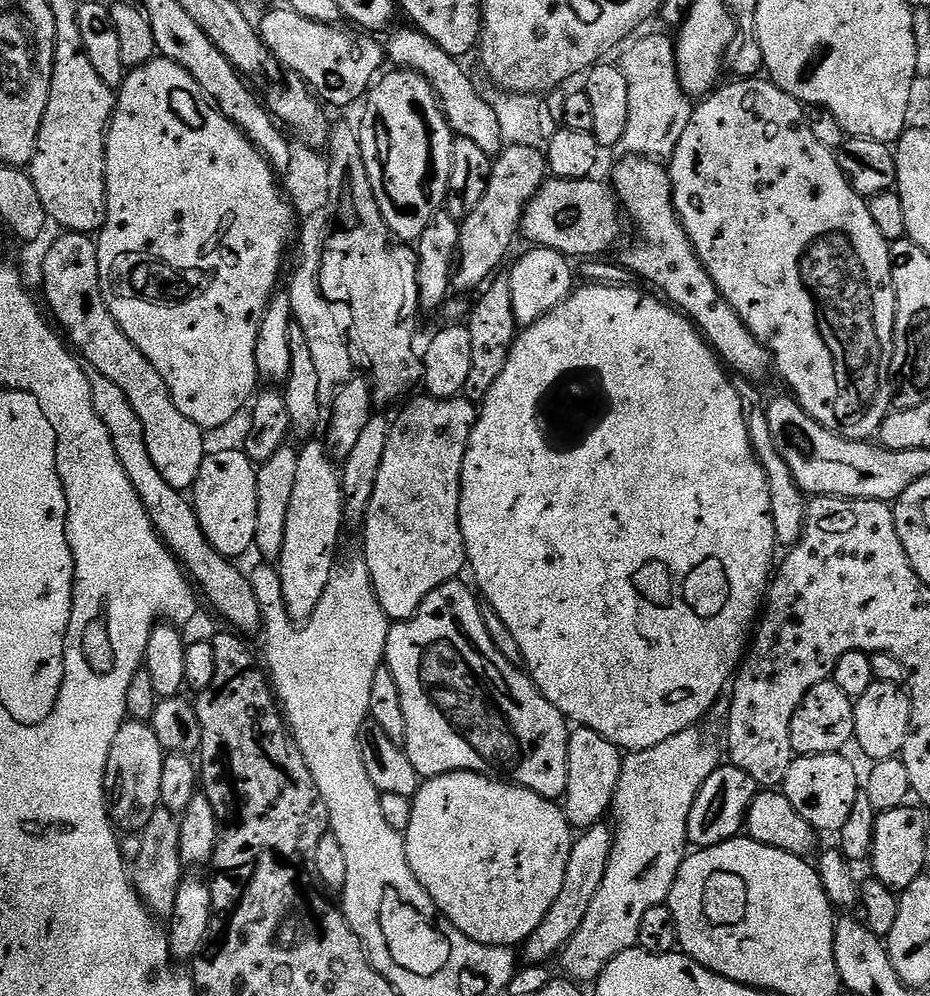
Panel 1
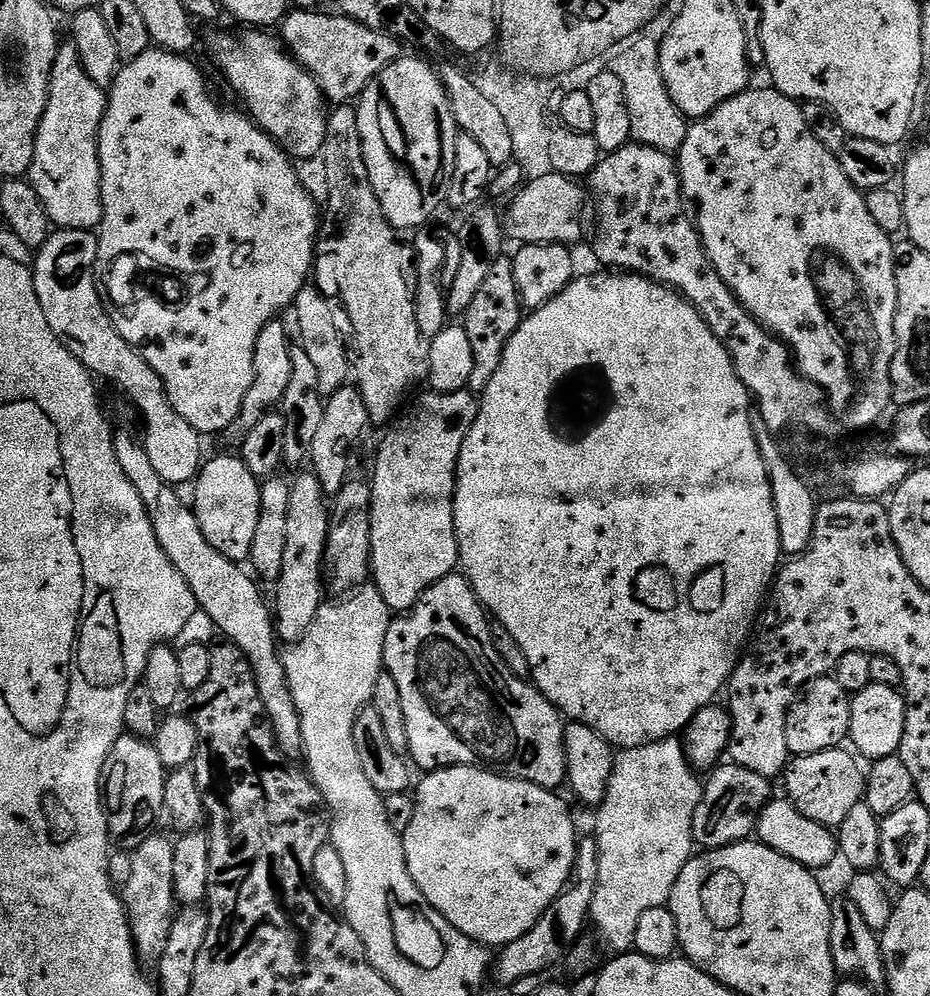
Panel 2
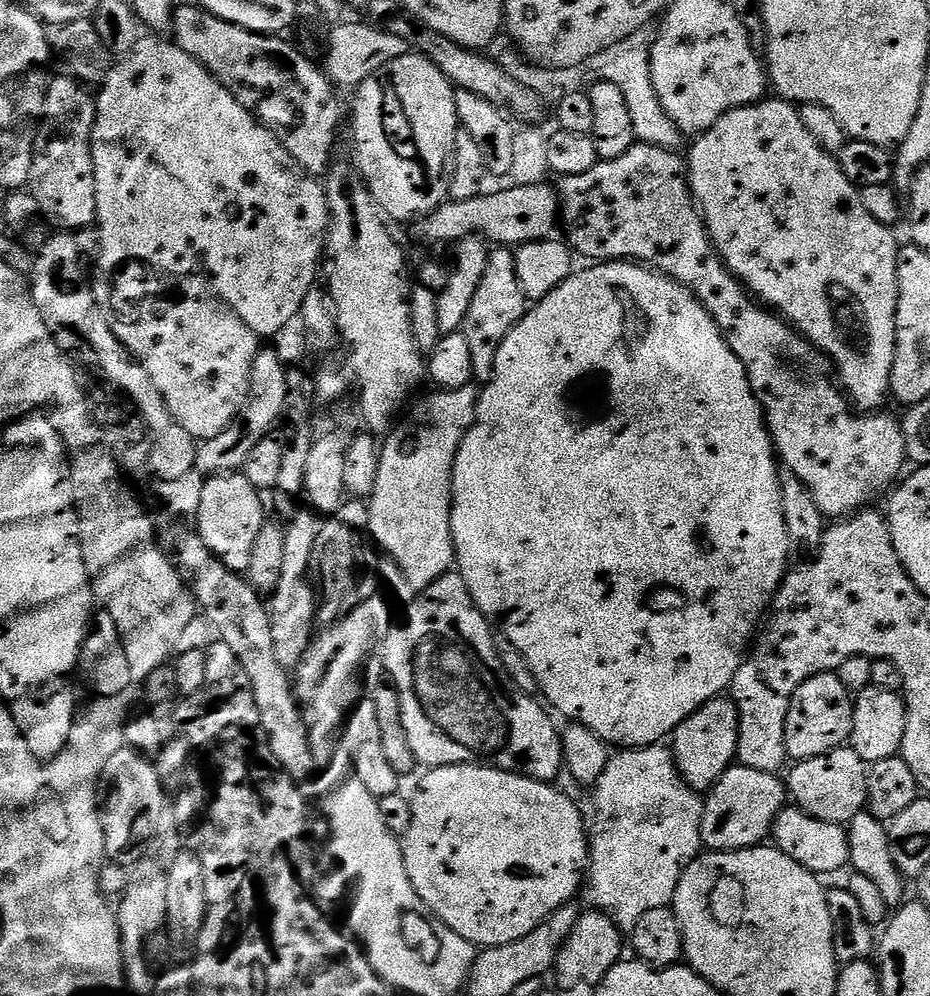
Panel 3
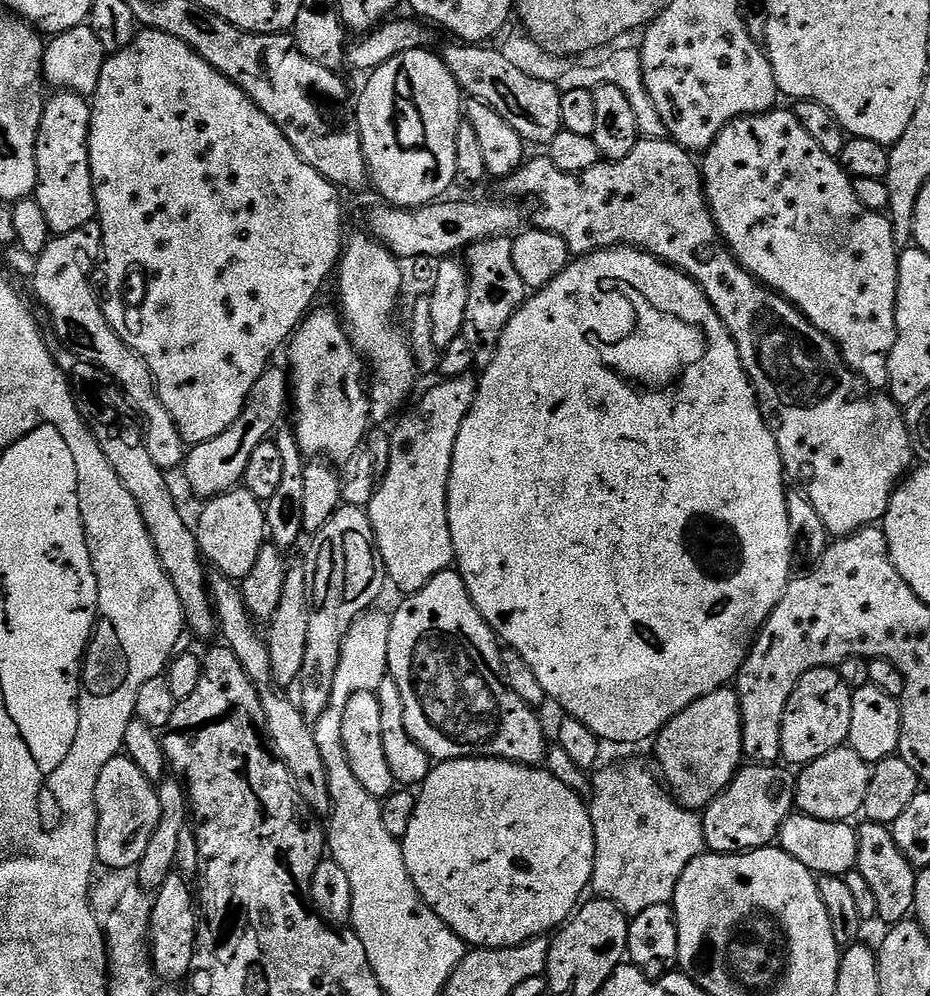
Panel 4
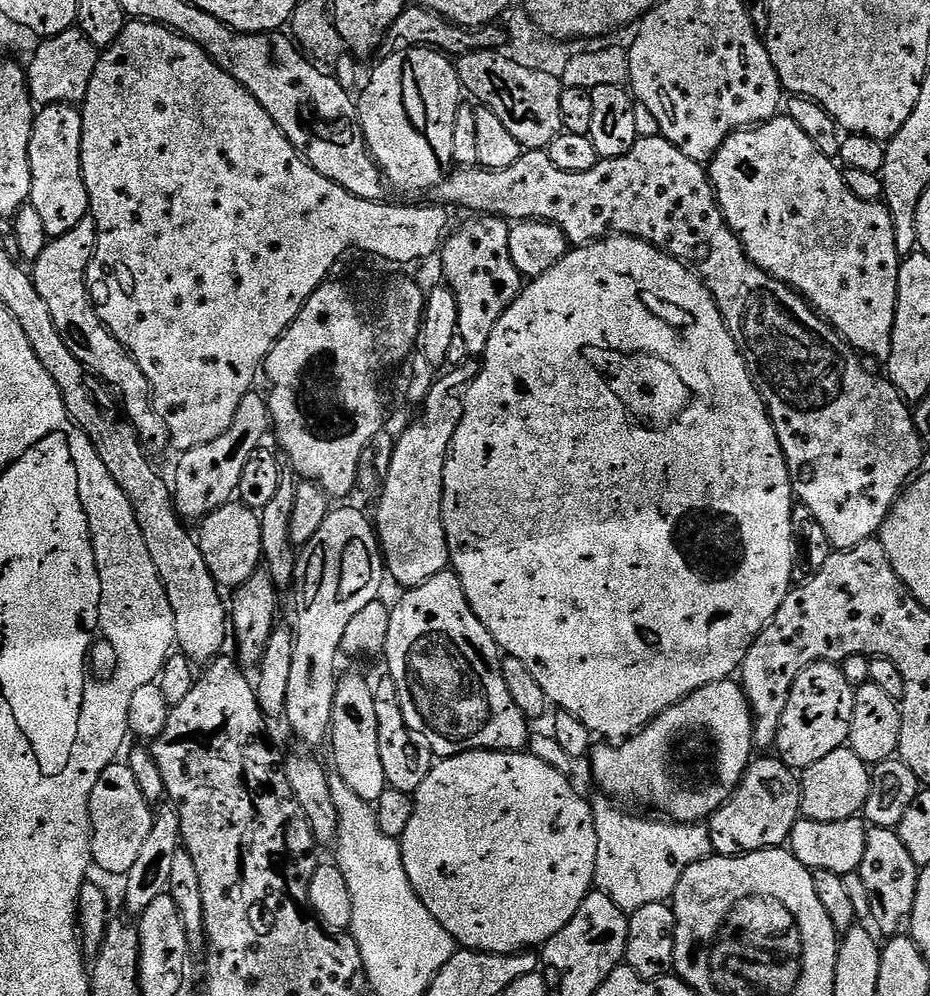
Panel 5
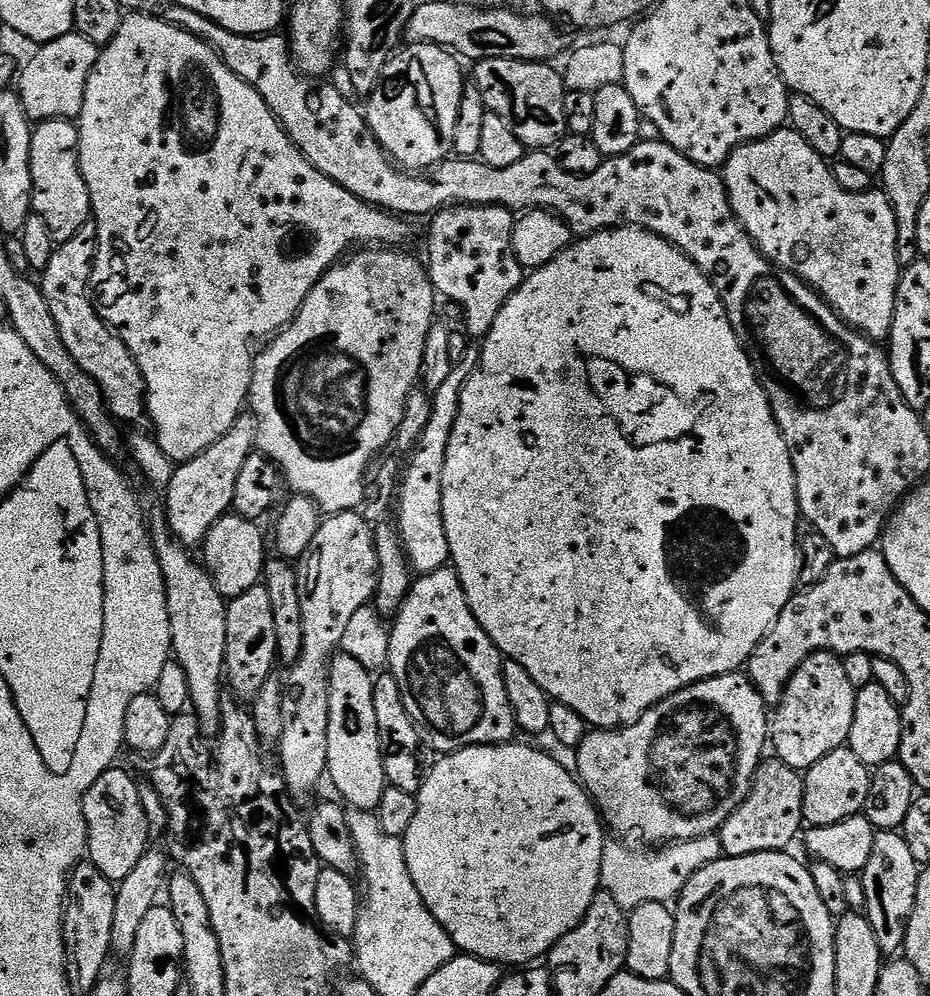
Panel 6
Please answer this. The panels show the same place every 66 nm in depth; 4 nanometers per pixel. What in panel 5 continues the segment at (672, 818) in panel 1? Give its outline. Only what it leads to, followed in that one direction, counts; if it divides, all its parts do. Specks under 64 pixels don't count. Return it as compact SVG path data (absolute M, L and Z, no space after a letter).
M603 794L597 797L591 801L598 834L594 884L627 914L642 906L671 901L682 874L686 874L694 862L713 855L710 834L703 823L677 824L667 818L647 820L644 816L623 812L628 810Z

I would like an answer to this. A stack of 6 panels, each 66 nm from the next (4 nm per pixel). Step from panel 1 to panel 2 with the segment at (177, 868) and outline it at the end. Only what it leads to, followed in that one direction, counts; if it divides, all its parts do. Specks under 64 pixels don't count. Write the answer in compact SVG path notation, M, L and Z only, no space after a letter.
M149 834L131 853L133 866L130 878L122 886L124 909L128 925L136 942L136 954L141 961L159 962L166 938L170 938L170 926L176 921L178 901L174 886L174 843L164 836Z

